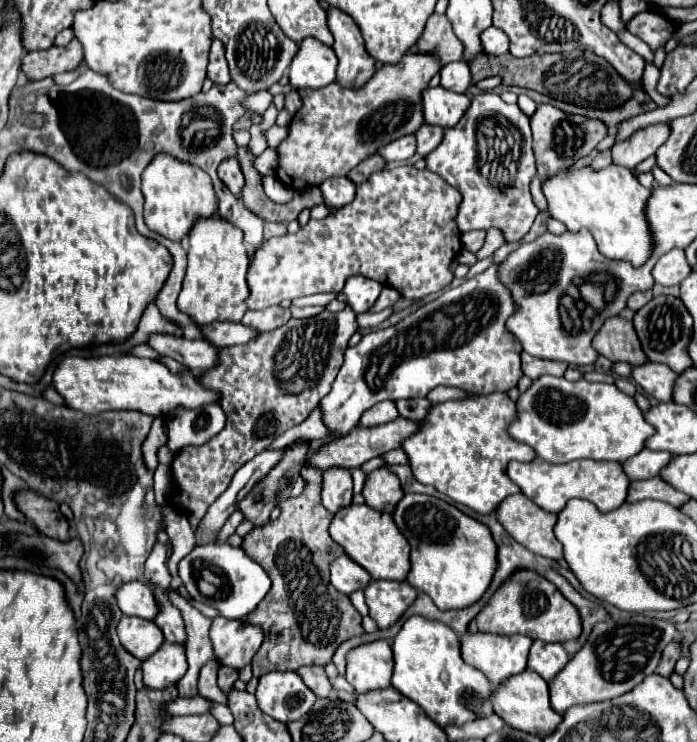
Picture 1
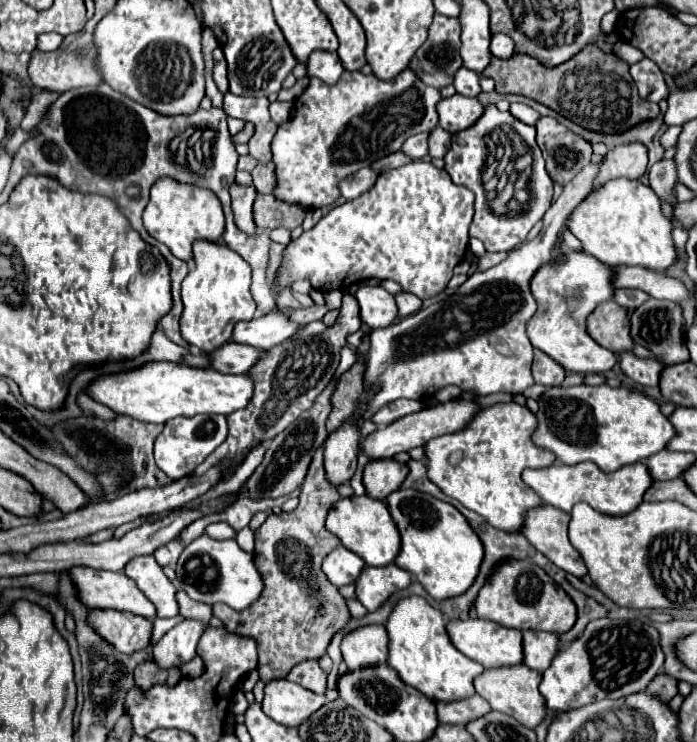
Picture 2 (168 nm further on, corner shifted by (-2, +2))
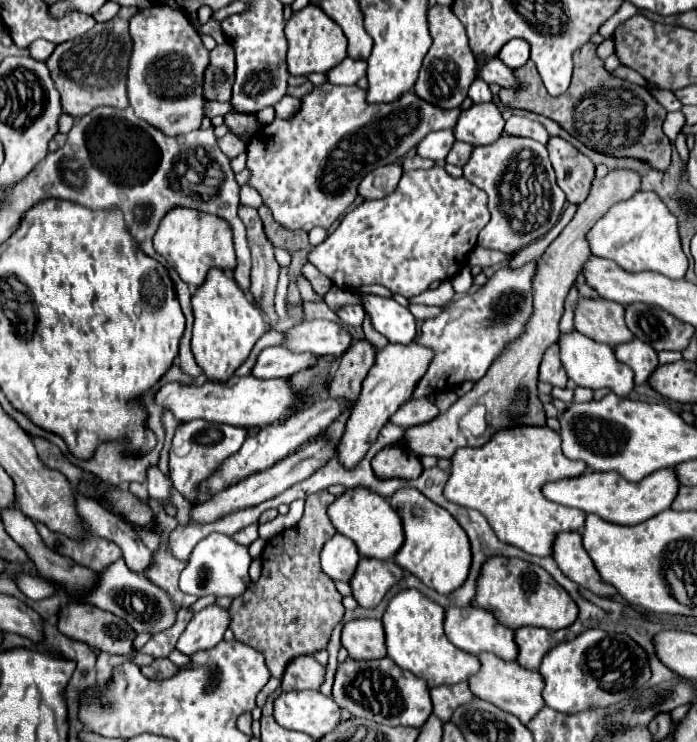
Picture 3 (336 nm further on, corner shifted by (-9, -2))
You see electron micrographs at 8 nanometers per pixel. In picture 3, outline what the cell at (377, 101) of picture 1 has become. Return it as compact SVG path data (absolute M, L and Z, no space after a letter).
M324 83L314 87L308 95L300 99L300 109L290 119L274 119L270 125L264 125L250 141L246 149L246 169L250 171L248 185L254 187L264 205L272 211L276 223L290 231L306 231L310 233L314 227L328 229L356 199L358 185L364 175L374 171L376 167L384 167L400 161L424 135L448 129L456 125L460 117L458 109L438 109L430 103L424 103L412 91L402 95L396 103L388 105L370 105L366 103L366 91L360 87L338 87L332 83Z

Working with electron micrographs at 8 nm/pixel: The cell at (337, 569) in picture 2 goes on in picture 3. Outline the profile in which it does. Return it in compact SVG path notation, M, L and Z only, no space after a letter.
M336 533L332 539L324 543L320 557L322 557L322 571L330 579L338 579L338 581L350 581L360 561L360 553L356 545L340 533Z

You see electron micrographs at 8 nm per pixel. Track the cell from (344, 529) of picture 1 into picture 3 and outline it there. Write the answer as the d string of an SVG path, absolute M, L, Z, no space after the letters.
M356 487L356 491L346 489L330 507L328 517L338 533L352 539L364 557L372 559L392 559L392 555L404 543L404 529L400 523L400 515L392 509L392 505L376 495L374 491L364 491L364 487Z

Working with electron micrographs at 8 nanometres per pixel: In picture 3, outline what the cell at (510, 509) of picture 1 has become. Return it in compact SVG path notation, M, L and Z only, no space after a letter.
M572 531L560 533L558 537L560 539L556 539L554 543L554 561L558 563L562 573L598 597L616 597L618 591L606 581L600 581L600 573L582 547L582 535L578 531Z

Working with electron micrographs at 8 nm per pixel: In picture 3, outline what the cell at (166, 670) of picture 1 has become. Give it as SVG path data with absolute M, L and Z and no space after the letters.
M214 605L204 607L202 611L194 613L192 621L188 623L186 631L178 639L176 649L182 651L184 655L192 655L202 649L216 647L224 639L224 631L230 625L230 615L228 609Z

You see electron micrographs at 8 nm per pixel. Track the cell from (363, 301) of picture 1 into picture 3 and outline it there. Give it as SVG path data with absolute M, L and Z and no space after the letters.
M362 295L364 309L372 317L372 325L390 343L410 343L416 337L416 319L408 307L402 307L394 299L376 295Z

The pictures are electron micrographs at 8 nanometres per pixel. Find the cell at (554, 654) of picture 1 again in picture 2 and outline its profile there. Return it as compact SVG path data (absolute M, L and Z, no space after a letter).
M523 631L523 663L543 673L559 651L559 637L541 631Z

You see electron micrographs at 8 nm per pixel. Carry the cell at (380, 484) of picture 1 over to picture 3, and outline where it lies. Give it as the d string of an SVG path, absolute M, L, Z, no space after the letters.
M402 443L384 447L372 459L372 469L382 479L394 479L394 477L416 479L424 471L422 463L420 463L420 457L412 451L408 451Z

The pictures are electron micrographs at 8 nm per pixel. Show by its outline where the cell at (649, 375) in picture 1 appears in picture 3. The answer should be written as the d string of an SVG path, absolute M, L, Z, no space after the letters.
M632 339L632 341L626 341L622 345L616 345L614 355L616 355L616 359L620 359L620 363L628 365L634 371L636 385L646 383L646 379L650 377L650 373L658 365L656 351L640 339Z

